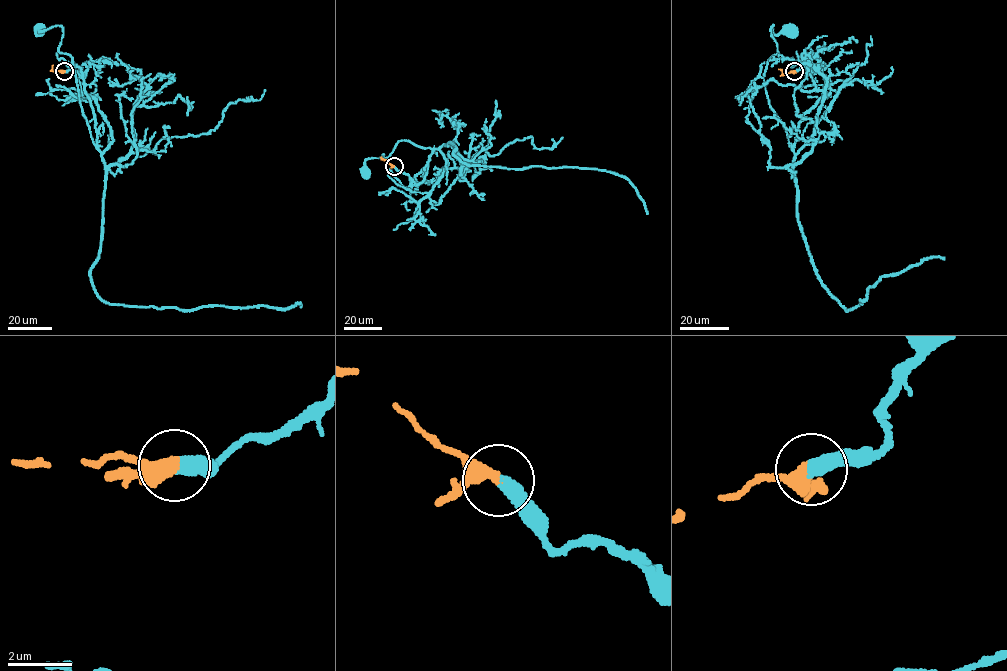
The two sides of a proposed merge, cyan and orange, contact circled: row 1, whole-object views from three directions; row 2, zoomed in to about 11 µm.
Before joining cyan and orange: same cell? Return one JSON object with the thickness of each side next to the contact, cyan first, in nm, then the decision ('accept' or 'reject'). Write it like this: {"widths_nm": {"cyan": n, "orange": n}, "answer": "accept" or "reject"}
{"widths_nm": {"cyan": 460, "orange": 480}, "answer": "accept"}

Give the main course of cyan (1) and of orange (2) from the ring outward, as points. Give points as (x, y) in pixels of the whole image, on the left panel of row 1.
1: (65, 71), (79, 67), (94, 117), (95, 145), (79, 99), (72, 58), (58, 50), (63, 28), (39, 28)
2: (64, 71), (52, 71), (52, 65)

